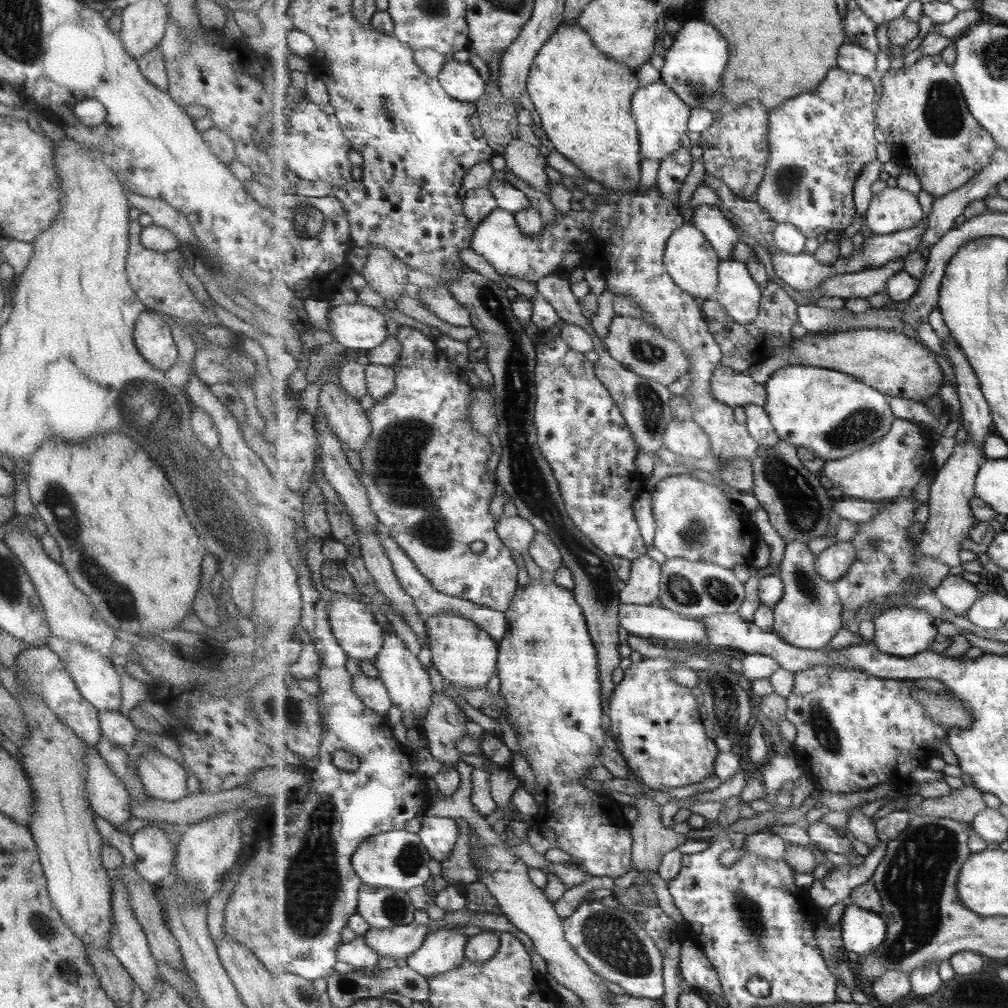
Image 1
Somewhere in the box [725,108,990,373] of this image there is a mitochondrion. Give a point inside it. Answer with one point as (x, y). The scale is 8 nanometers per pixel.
(788, 179)

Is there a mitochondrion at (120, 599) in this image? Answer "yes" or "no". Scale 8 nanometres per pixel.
yes

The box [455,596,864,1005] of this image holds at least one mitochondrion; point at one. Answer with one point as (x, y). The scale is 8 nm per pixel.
(614, 941)

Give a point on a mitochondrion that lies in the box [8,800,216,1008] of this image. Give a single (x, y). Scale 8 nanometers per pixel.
(40, 922)

